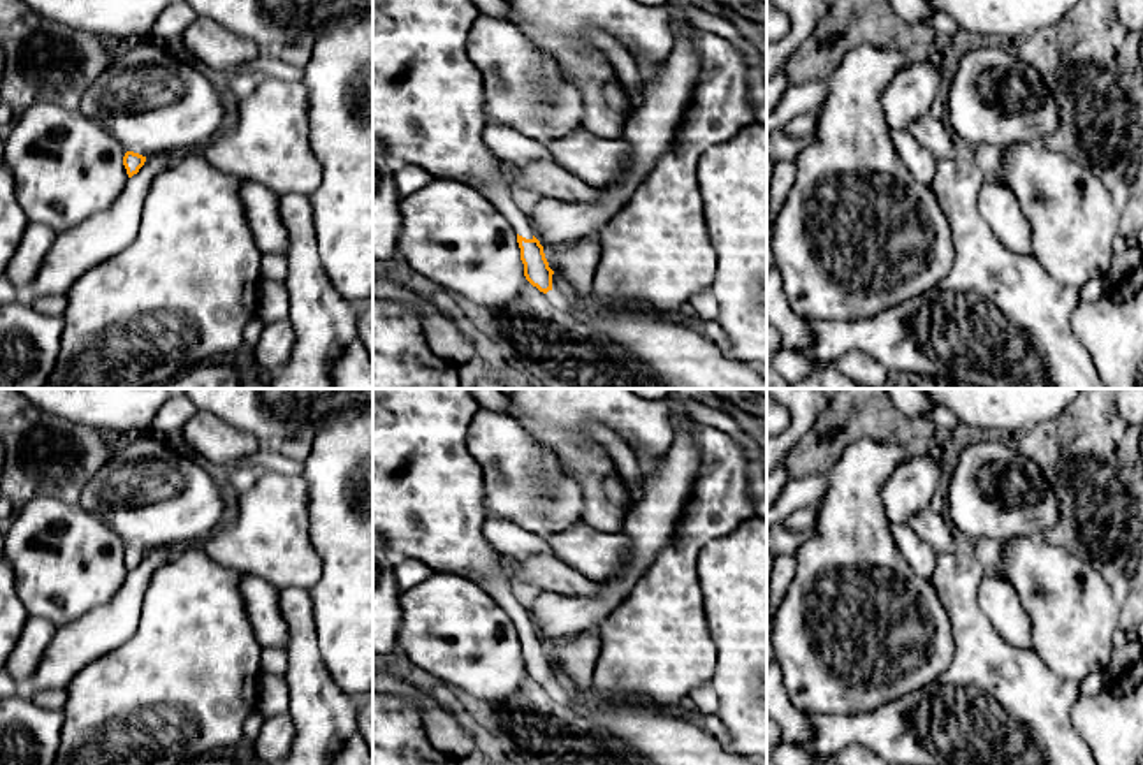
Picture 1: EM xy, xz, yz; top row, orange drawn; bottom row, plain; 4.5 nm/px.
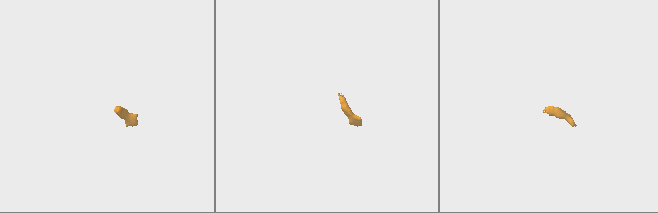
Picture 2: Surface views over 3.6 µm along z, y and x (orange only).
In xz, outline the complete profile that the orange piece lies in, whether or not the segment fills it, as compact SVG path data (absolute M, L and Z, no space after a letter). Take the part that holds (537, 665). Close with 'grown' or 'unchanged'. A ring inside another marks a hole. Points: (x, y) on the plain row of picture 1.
M373 389L373 528L378 529L385 540L392 556L401 556L426 563L429 568L447 570L454 575L462 575L475 580L513 621L517 626L517 637L521 642L521 654L524 658L526 674L540 686L552 684L552 668L543 647L543 640L535 631L531 614L526 603L522 603L508 586L505 572L501 570L503 556L485 540L484 522L489 519L485 501L485 478L480 463L473 457L466 445L468 426L473 417L482 410L480 403L473 396L473 389Z; grown

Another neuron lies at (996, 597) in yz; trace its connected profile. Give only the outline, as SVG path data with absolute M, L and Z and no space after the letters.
M983 572L978 603L1008 644L1022 649L1030 647L1030 619L1013 586L997 572Z

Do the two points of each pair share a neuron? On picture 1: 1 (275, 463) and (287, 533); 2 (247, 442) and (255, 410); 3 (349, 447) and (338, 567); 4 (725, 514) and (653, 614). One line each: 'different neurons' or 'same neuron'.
1: different neurons
2: different neurons
3: same neuron
4: same neuron

